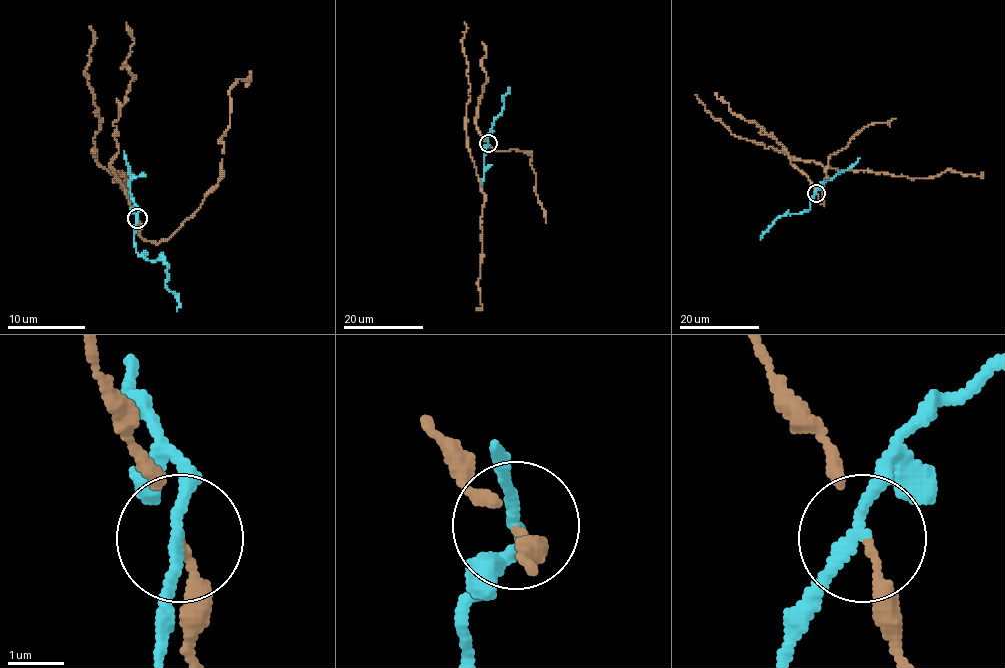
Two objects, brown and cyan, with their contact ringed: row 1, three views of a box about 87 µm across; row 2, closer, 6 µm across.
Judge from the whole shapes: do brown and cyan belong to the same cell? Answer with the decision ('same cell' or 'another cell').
another cell

